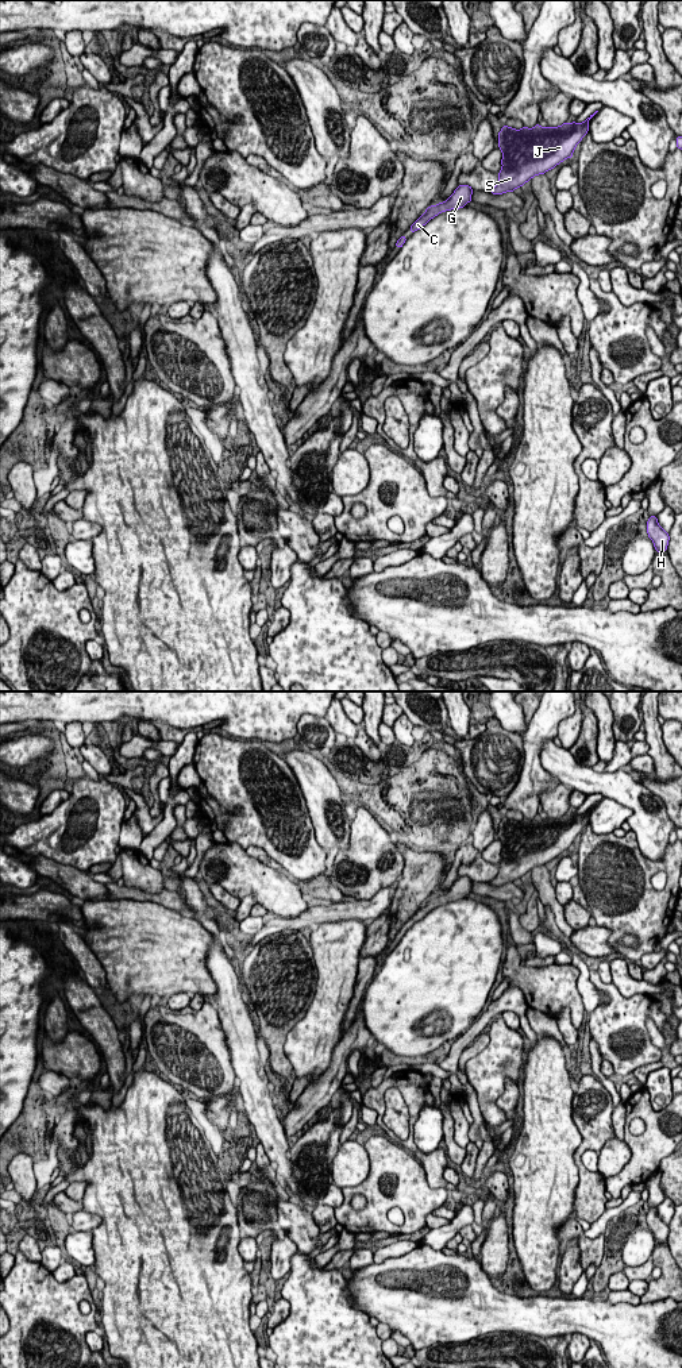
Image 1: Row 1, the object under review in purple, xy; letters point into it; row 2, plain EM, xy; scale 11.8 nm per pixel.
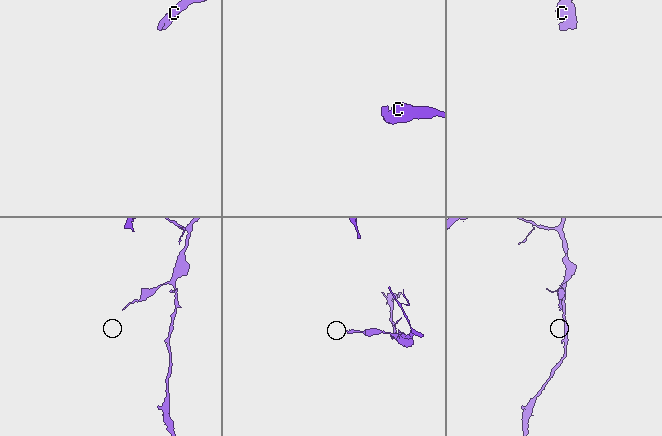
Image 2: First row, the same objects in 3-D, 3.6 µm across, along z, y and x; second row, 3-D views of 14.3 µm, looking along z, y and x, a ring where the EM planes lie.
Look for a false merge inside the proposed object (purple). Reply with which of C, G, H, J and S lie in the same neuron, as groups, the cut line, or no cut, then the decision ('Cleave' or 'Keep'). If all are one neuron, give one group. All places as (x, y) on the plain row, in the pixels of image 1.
Groups: C G H J S. No split. Keep

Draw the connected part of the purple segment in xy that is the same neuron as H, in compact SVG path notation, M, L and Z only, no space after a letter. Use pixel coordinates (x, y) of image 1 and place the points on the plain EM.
M650 1207L647 1213L647 1225L654 1234L656 1244L667 1242L670 1228L668 1228L668 1224L666 1224L659 1217L656 1207Z

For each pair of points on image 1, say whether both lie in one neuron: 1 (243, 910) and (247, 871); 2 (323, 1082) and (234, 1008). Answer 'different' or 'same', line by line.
1: different
2: different

